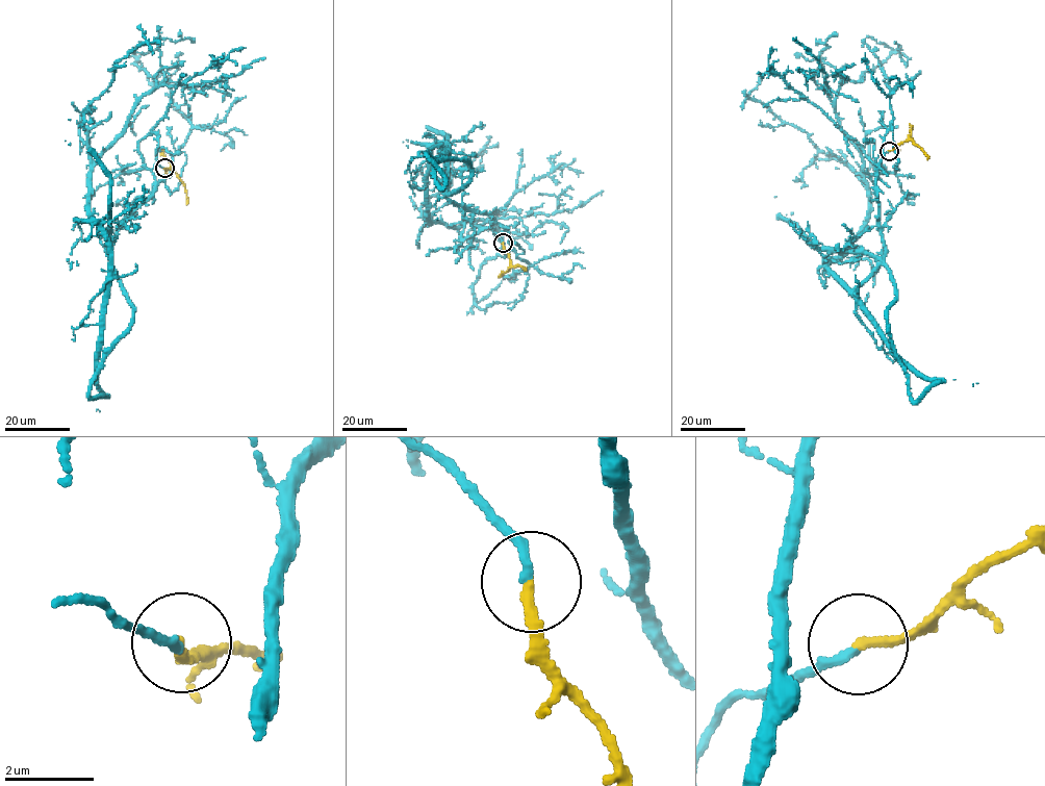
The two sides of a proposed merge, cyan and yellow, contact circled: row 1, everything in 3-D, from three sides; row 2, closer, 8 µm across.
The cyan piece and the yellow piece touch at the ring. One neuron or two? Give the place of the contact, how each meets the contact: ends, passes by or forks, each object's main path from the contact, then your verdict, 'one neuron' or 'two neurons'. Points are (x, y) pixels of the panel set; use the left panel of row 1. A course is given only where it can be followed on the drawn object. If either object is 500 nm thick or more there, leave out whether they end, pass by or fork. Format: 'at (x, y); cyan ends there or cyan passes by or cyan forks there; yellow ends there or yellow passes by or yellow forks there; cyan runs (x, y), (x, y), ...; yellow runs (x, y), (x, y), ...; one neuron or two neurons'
at (164, 168); cyan ends there; yellow ends there; cyan runs (164, 168), (109, 247), (109, 218), (90, 213), (91, 167), (166, 82), (136, 59), (148, 82), (178, 69); yellow runs (164, 168), (174, 171), (184, 185), (186, 205); two neurons

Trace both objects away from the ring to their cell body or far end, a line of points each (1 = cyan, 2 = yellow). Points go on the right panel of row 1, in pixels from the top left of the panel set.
1: (888, 151), (885, 254), (826, 262), (860, 231), (869, 191), (834, 99), (892, 53), (908, 64), (894, 43)
2: (888, 151), (911, 140), (927, 159)

